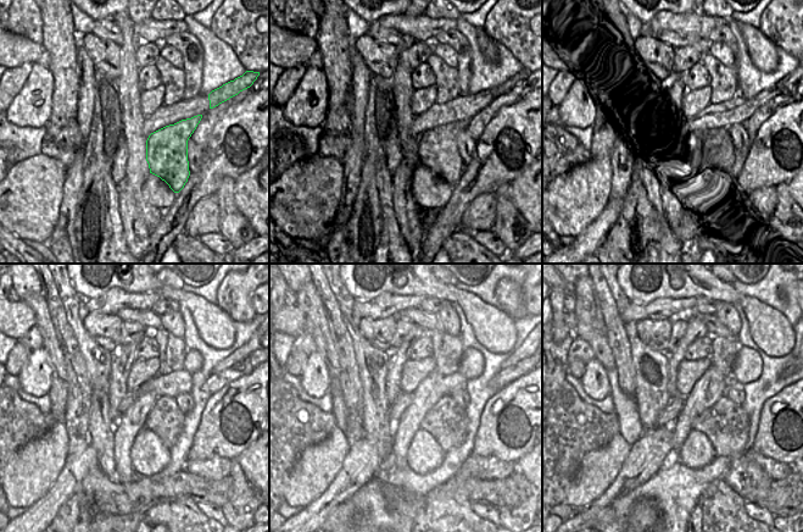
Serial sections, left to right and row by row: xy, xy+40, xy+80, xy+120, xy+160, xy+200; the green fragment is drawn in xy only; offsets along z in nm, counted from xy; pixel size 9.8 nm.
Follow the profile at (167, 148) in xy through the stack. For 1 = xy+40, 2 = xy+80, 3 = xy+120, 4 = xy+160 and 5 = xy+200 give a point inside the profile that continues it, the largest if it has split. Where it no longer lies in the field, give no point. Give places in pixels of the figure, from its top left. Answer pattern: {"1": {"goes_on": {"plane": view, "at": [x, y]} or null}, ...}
{"1": {"goes_on": {"plane": "xy+40", "at": [438, 149]}}, "2": {"goes_on": {"plane": "xy+80", "at": [714, 153]}}, "3": {"goes_on": {"plane": "xy+120", "at": [165, 403]}}, "4": {"goes_on": {"plane": "xy+160", "at": [430, 415]}}, "5": {"goes_on": {"plane": "xy+200", "at": [704, 414]}}}

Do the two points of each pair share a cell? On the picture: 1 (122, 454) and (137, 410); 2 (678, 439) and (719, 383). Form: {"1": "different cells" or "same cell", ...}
{"1": "same cell", "2": "same cell"}

